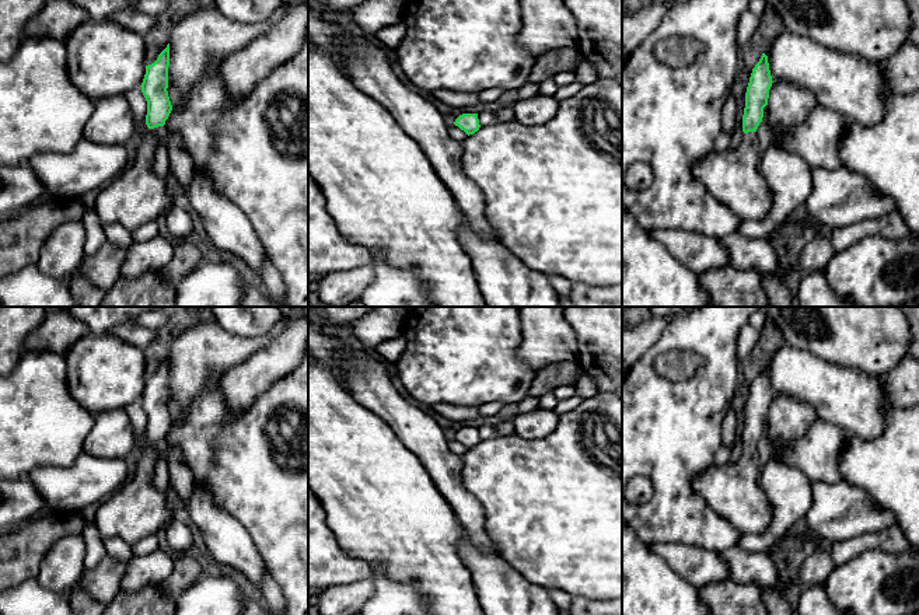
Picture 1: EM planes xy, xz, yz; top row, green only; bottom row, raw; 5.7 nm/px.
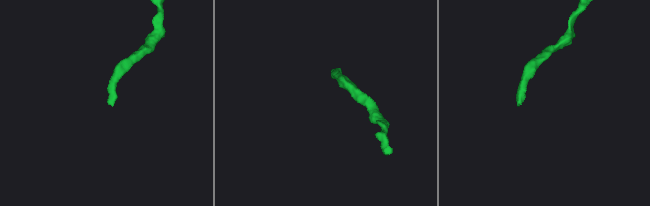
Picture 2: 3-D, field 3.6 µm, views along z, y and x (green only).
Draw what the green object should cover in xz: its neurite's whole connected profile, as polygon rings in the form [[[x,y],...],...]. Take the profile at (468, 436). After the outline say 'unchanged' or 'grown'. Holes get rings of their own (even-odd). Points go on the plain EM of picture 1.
[[[462,427],[455,433],[454,438],[464,444],[468,450],[474,448],[481,441],[478,427]]]; unchanged

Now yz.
[[[762,367],[745,406],[741,458],[723,467],[712,464],[692,482],[707,506],[742,534],[763,534],[772,521],[773,513],[761,483],[762,465],[756,450],[772,396],[768,370]]]; grown

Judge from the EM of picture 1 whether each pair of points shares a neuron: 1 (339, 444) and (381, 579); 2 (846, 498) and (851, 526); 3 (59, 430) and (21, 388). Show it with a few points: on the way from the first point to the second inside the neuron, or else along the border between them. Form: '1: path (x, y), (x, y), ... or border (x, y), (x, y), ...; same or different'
1: border (373, 569), (383, 568), (388, 576), (408, 583); different
2: path (848, 505), (851, 507), (851, 519); same
3: path (49, 420), (30, 398); same

